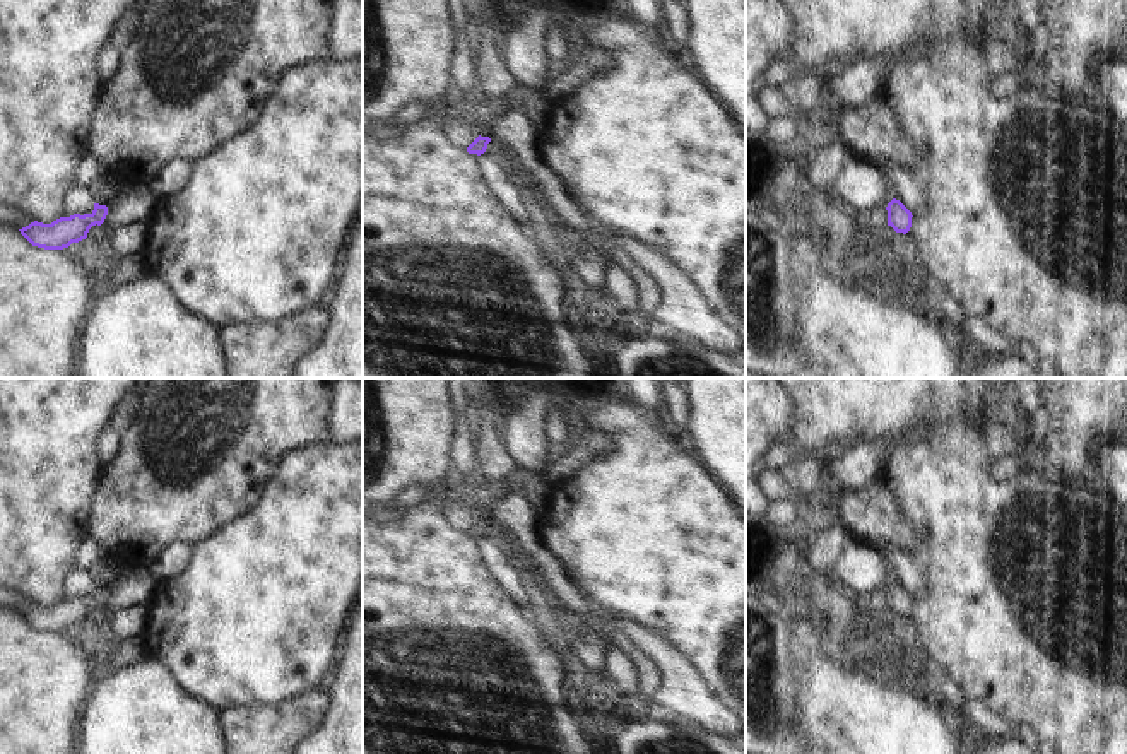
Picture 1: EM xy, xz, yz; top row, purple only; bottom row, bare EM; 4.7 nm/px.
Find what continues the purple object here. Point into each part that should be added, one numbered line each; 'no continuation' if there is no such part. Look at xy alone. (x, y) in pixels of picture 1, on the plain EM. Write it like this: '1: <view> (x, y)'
no continuation.

